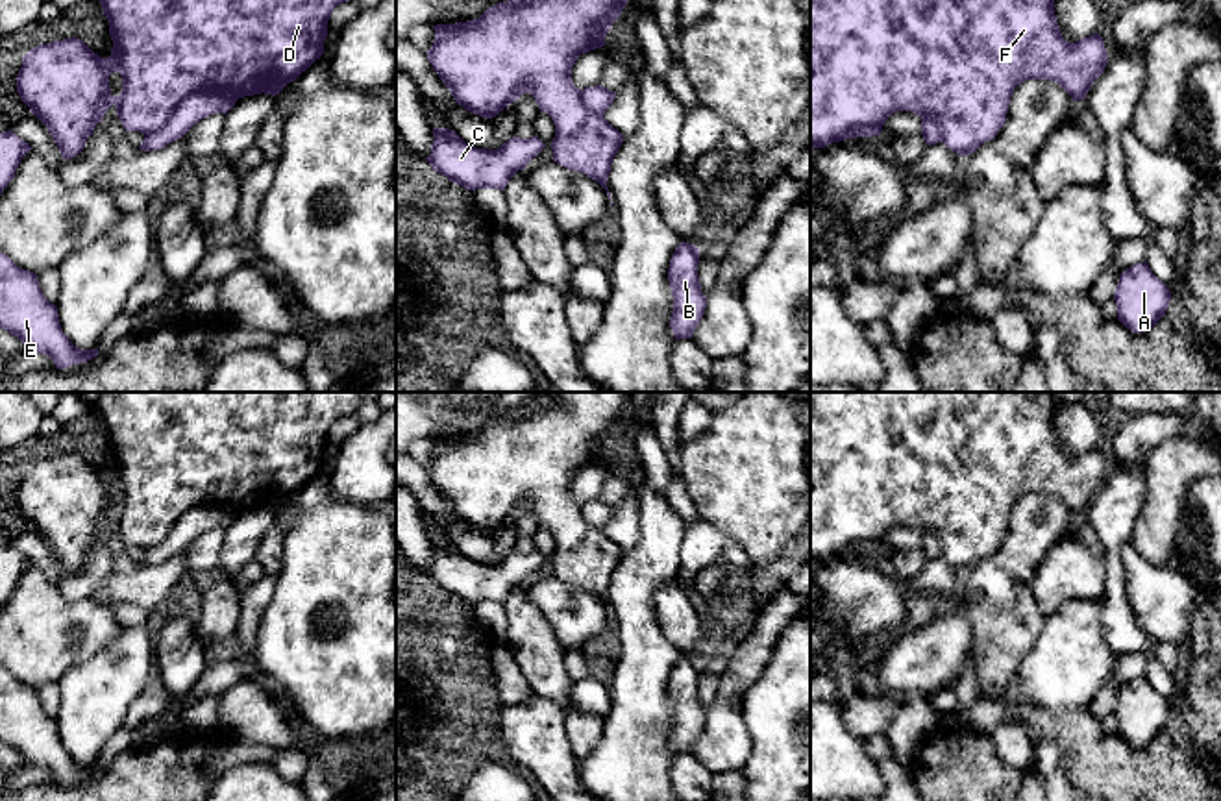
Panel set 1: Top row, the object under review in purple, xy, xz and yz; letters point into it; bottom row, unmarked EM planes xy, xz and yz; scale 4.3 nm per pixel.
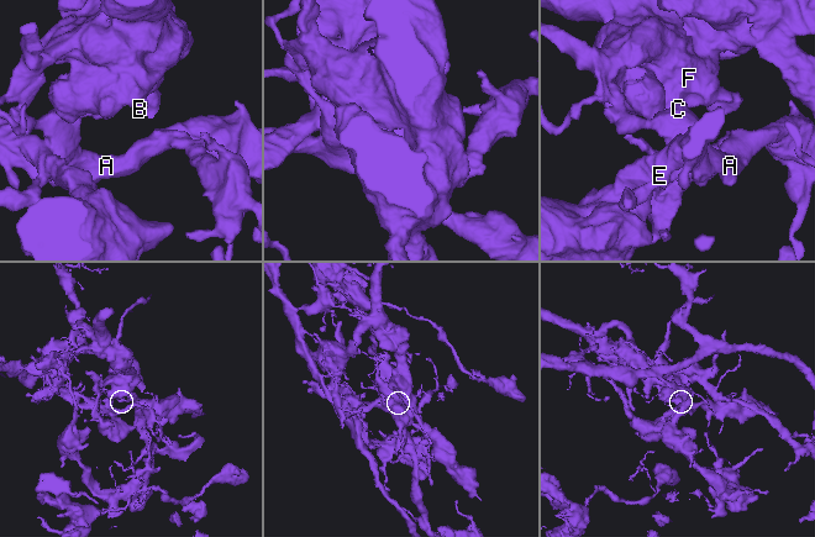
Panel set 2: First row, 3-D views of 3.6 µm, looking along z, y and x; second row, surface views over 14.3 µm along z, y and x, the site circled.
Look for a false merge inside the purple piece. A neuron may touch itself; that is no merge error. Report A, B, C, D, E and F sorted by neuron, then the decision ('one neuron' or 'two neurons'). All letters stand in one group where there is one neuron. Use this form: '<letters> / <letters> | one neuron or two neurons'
A C / B D E F | two neurons

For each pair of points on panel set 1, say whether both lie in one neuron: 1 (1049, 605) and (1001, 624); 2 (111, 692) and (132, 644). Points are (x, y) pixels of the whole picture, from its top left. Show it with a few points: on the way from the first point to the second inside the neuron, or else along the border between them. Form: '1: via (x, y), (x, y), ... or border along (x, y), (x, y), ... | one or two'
1: border along (1035, 566), (1033, 598), (1044, 616) | two
2: via (111, 681), (130, 655) | one

